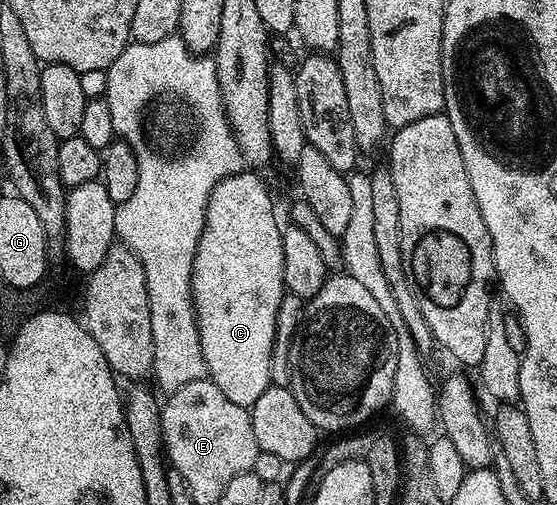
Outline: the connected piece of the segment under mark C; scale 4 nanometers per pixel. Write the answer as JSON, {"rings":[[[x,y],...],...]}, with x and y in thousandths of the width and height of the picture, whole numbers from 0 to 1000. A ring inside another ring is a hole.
{"rings":[[[438,337],[404,352],[382,376],[382,384],[372,396],[372,438],[364,450],[357,483],[350,489],[346,535],[343,537],[343,596],[350,608],[350,636],[357,655],[361,701],[368,709],[368,725],[372,727],[372,745],[397,770],[397,780],[404,780],[404,788],[425,796],[425,804],[440,810],[449,810],[451,802],[461,796],[461,788],[474,780],[481,762],[487,760],[487,695],[497,667],[494,648],[501,642],[501,608],[508,602],[508,586],[512,588],[508,560],[512,513],[506,503],[504,438],[501,440],[499,432],[494,430],[494,404],[487,398],[487,380],[479,374],[478,360],[465,349],[470,347],[463,339]]]}

